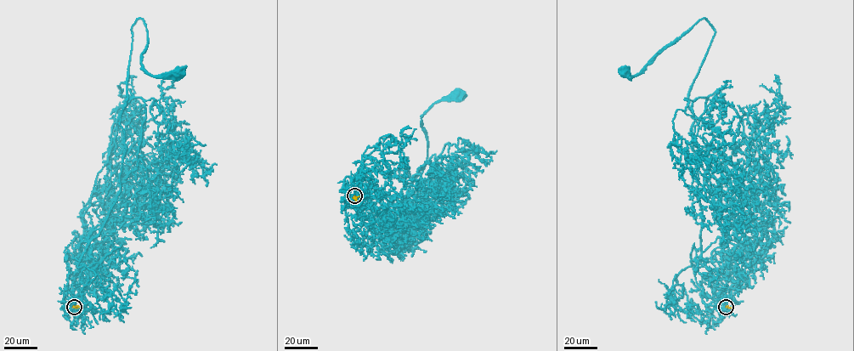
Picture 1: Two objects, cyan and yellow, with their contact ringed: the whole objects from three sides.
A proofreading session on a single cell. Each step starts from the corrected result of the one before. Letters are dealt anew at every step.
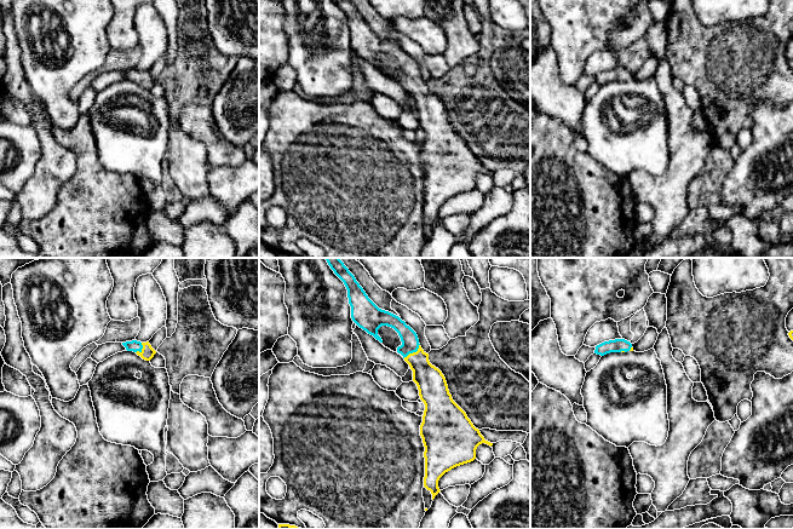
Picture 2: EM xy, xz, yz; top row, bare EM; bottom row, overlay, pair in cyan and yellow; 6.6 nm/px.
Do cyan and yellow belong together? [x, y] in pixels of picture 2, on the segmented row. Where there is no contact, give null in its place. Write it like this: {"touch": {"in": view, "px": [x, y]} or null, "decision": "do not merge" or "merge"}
{"touch": {"in": "xz", "px": [413, 351]}, "decision": "merge"}

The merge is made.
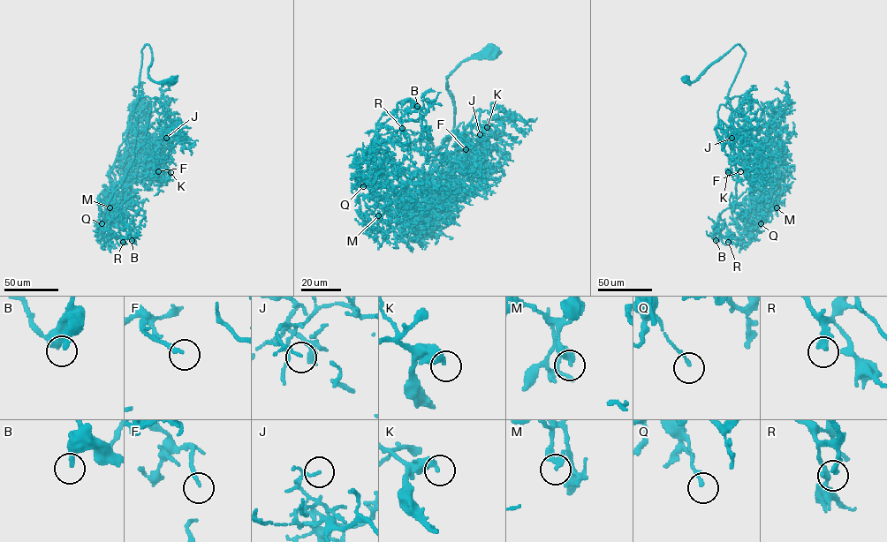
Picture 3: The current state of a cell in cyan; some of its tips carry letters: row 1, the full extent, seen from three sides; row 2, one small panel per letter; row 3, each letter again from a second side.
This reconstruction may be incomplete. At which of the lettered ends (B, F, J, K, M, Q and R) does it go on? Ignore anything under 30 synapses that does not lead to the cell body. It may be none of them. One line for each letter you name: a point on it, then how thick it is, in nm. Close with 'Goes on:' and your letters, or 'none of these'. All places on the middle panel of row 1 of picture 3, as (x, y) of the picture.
F: (466, 149) | 180 nm
R: (402, 128) | 260 nm
Goes on: F, R

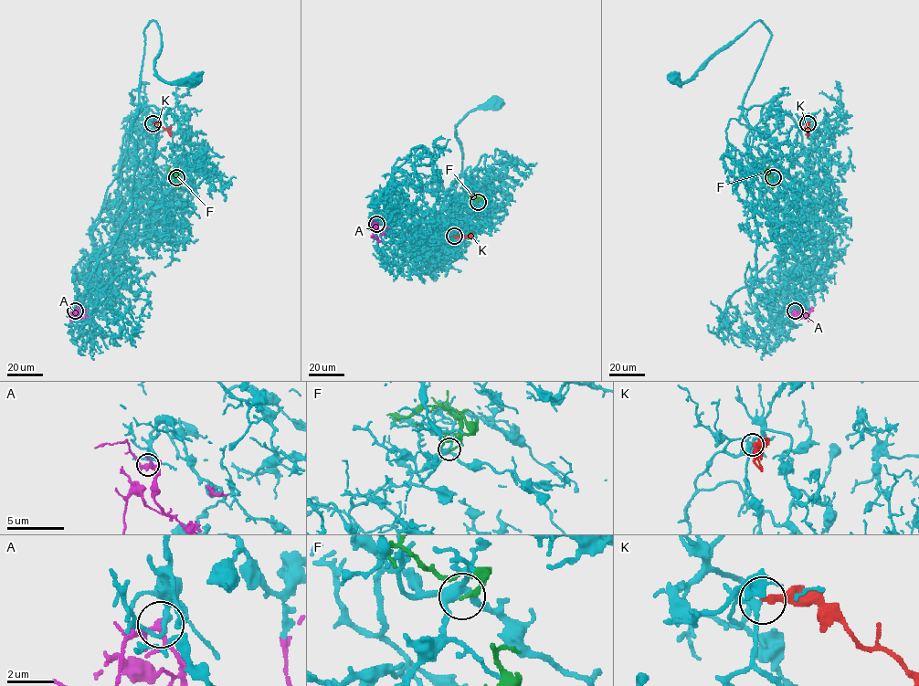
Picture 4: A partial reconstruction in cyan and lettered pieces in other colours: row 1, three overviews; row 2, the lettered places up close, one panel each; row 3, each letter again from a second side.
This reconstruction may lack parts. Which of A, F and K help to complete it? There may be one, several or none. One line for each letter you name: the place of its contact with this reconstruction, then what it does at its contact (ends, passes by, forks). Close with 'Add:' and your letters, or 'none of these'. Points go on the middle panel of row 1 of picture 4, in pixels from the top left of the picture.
K: meets cyan at (454, 236); it ends there
Add: K

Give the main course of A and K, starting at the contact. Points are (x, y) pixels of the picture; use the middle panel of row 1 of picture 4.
A: (376, 224), (379, 232), (374, 228), (373, 235), (378, 240)
K: (454, 236), (472, 235)

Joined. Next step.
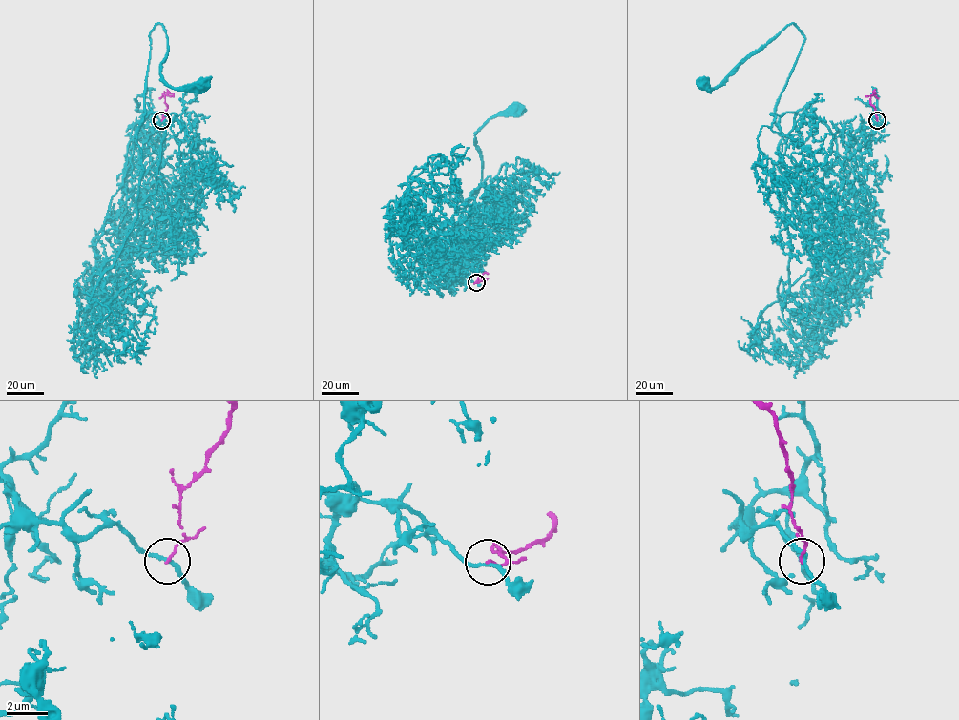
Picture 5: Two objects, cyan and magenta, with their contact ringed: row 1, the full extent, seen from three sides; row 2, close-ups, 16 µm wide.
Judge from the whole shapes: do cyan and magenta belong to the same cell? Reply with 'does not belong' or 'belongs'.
does not belong

